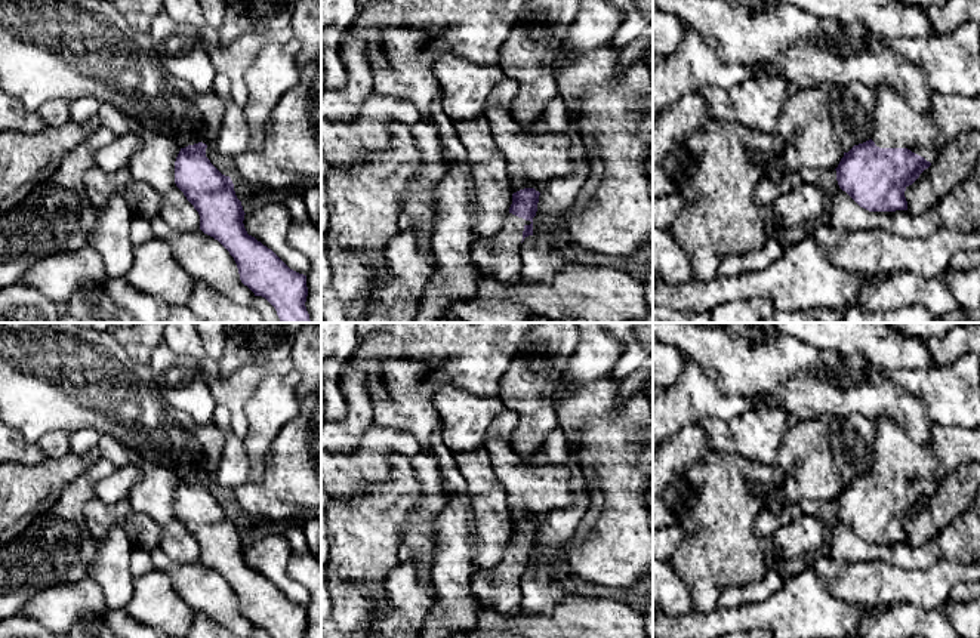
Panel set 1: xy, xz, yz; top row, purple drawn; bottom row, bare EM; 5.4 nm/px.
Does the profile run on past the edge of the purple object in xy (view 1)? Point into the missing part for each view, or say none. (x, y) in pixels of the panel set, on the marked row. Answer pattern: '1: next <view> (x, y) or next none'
1: next none

